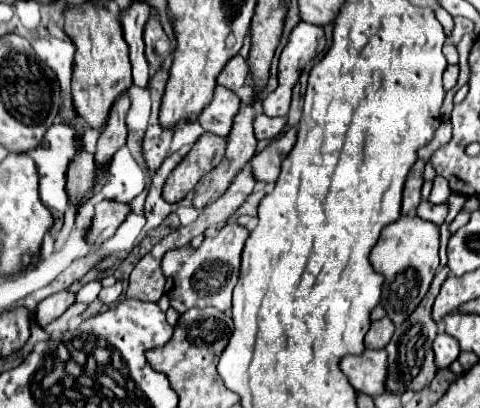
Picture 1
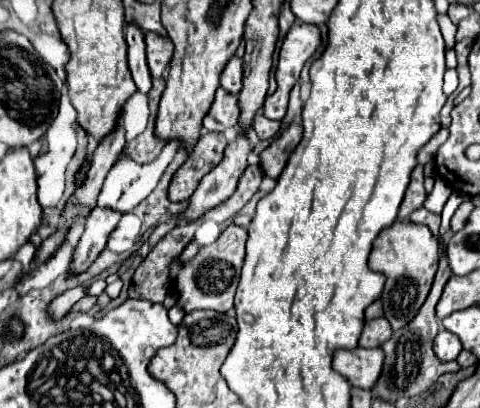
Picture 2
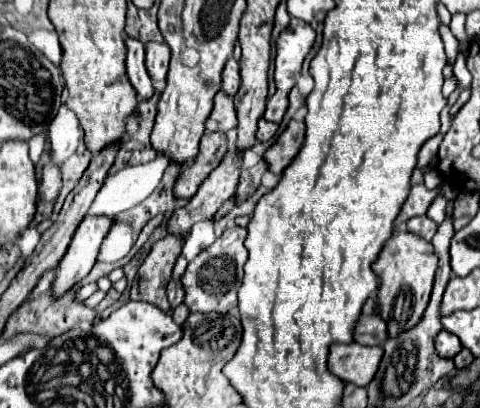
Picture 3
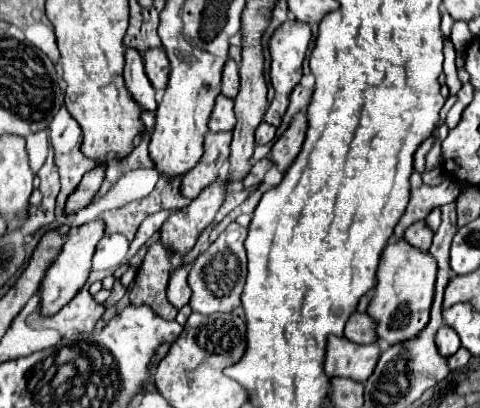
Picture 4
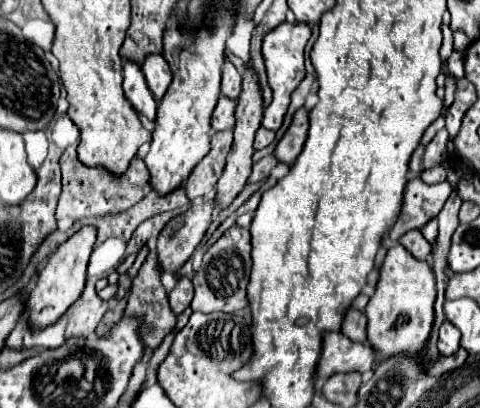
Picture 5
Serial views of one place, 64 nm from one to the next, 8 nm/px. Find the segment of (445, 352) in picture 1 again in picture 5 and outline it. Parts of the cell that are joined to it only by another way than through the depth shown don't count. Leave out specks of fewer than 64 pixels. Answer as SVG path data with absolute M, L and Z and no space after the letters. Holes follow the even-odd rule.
M444 322L440 326L440 338L438 338L438 350L442 356L452 356L460 348L460 332L450 324Z

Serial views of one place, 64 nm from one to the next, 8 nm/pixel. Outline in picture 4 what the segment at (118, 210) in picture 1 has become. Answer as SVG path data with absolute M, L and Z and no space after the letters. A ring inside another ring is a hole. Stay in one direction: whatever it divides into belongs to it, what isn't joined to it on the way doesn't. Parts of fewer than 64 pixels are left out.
M92 220L92 222L86 222L82 226L74 226L70 230L70 236L68 236L60 256L52 262L52 266L46 270L46 276L42 280L42 302L40 302L40 306L42 306L44 314L56 314L84 286L84 282L92 270L92 256L96 252L98 242L104 236L104 230L106 230L104 220Z

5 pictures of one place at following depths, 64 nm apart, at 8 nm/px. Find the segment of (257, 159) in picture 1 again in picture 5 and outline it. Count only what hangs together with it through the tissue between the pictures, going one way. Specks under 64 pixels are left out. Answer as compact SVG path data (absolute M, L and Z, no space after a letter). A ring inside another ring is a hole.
M300 108L294 114L294 120L292 120L290 128L282 136L282 140L276 144L274 156L286 166L294 164L294 160L298 158L298 154L302 152L302 146L306 142L306 132L308 132L308 110Z

